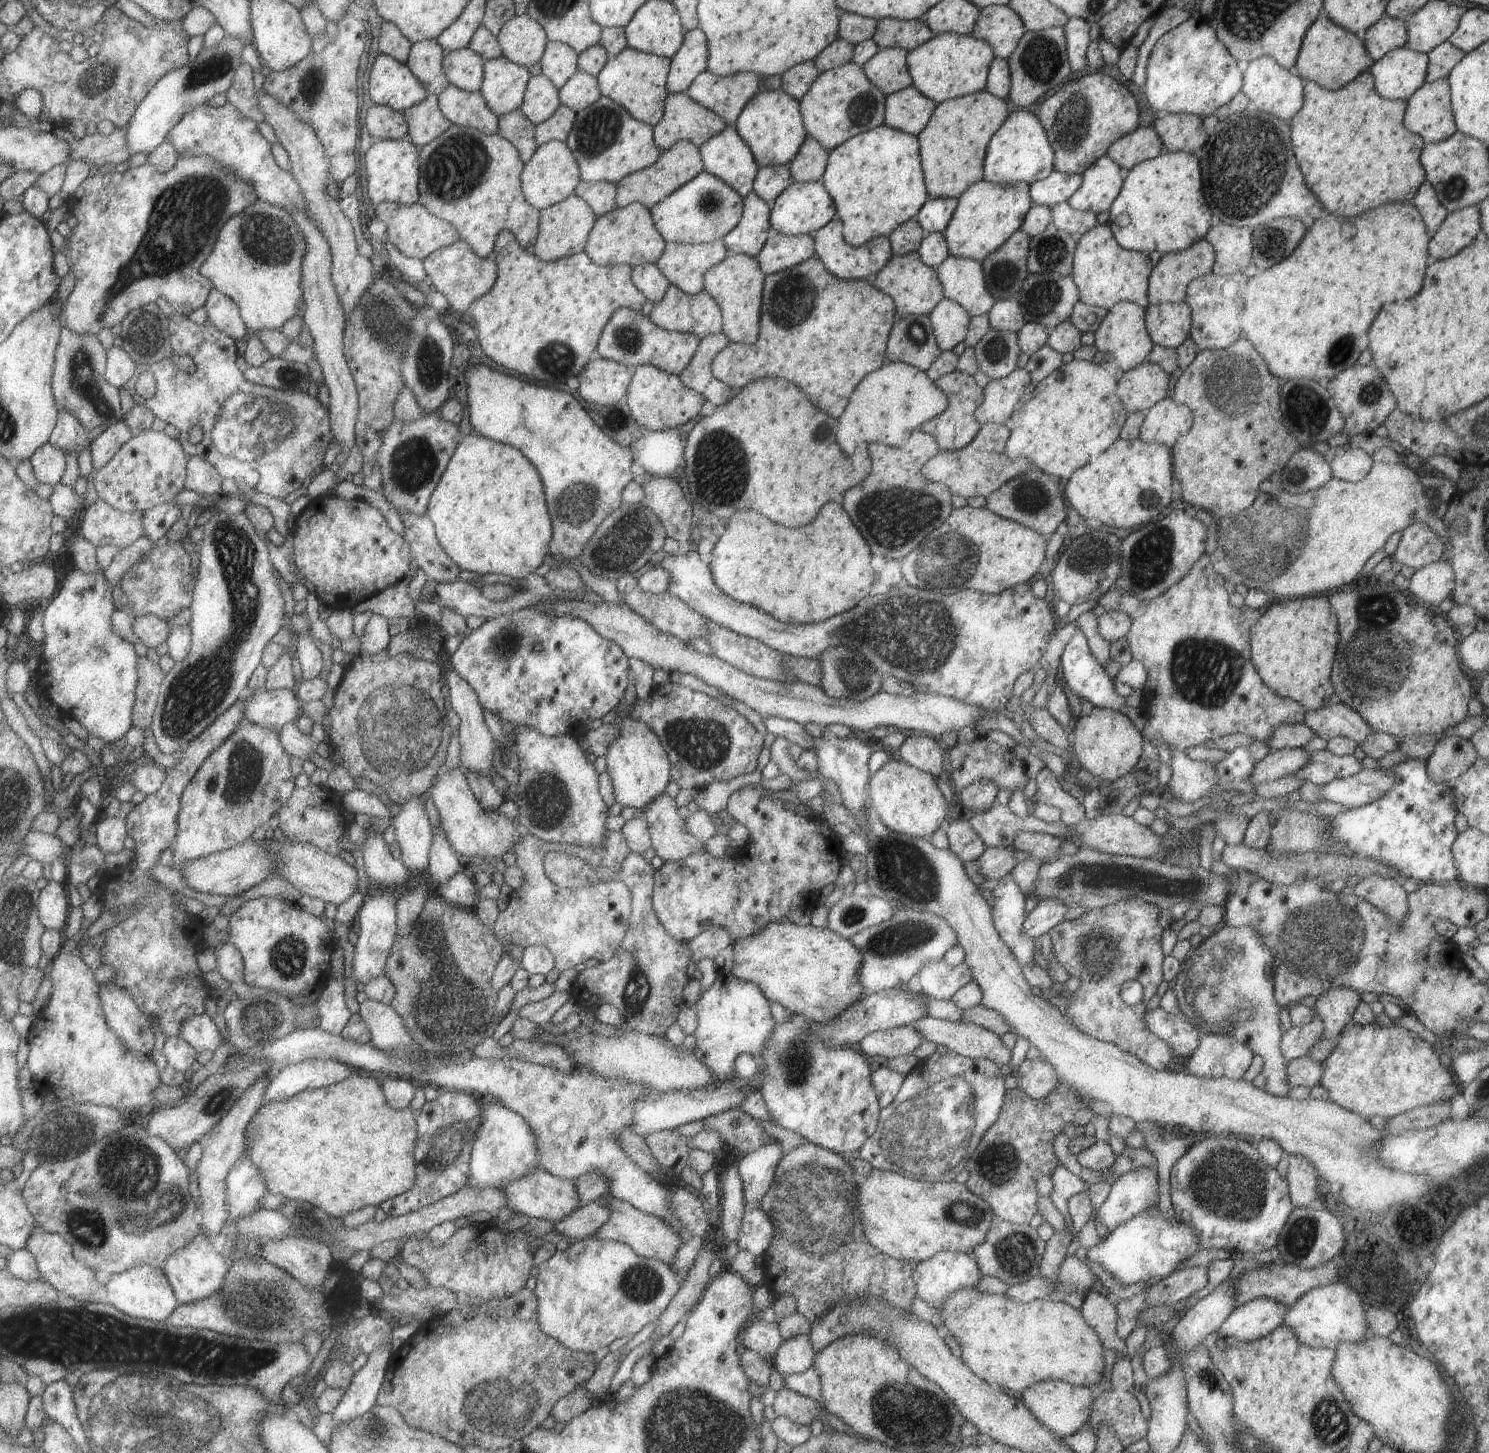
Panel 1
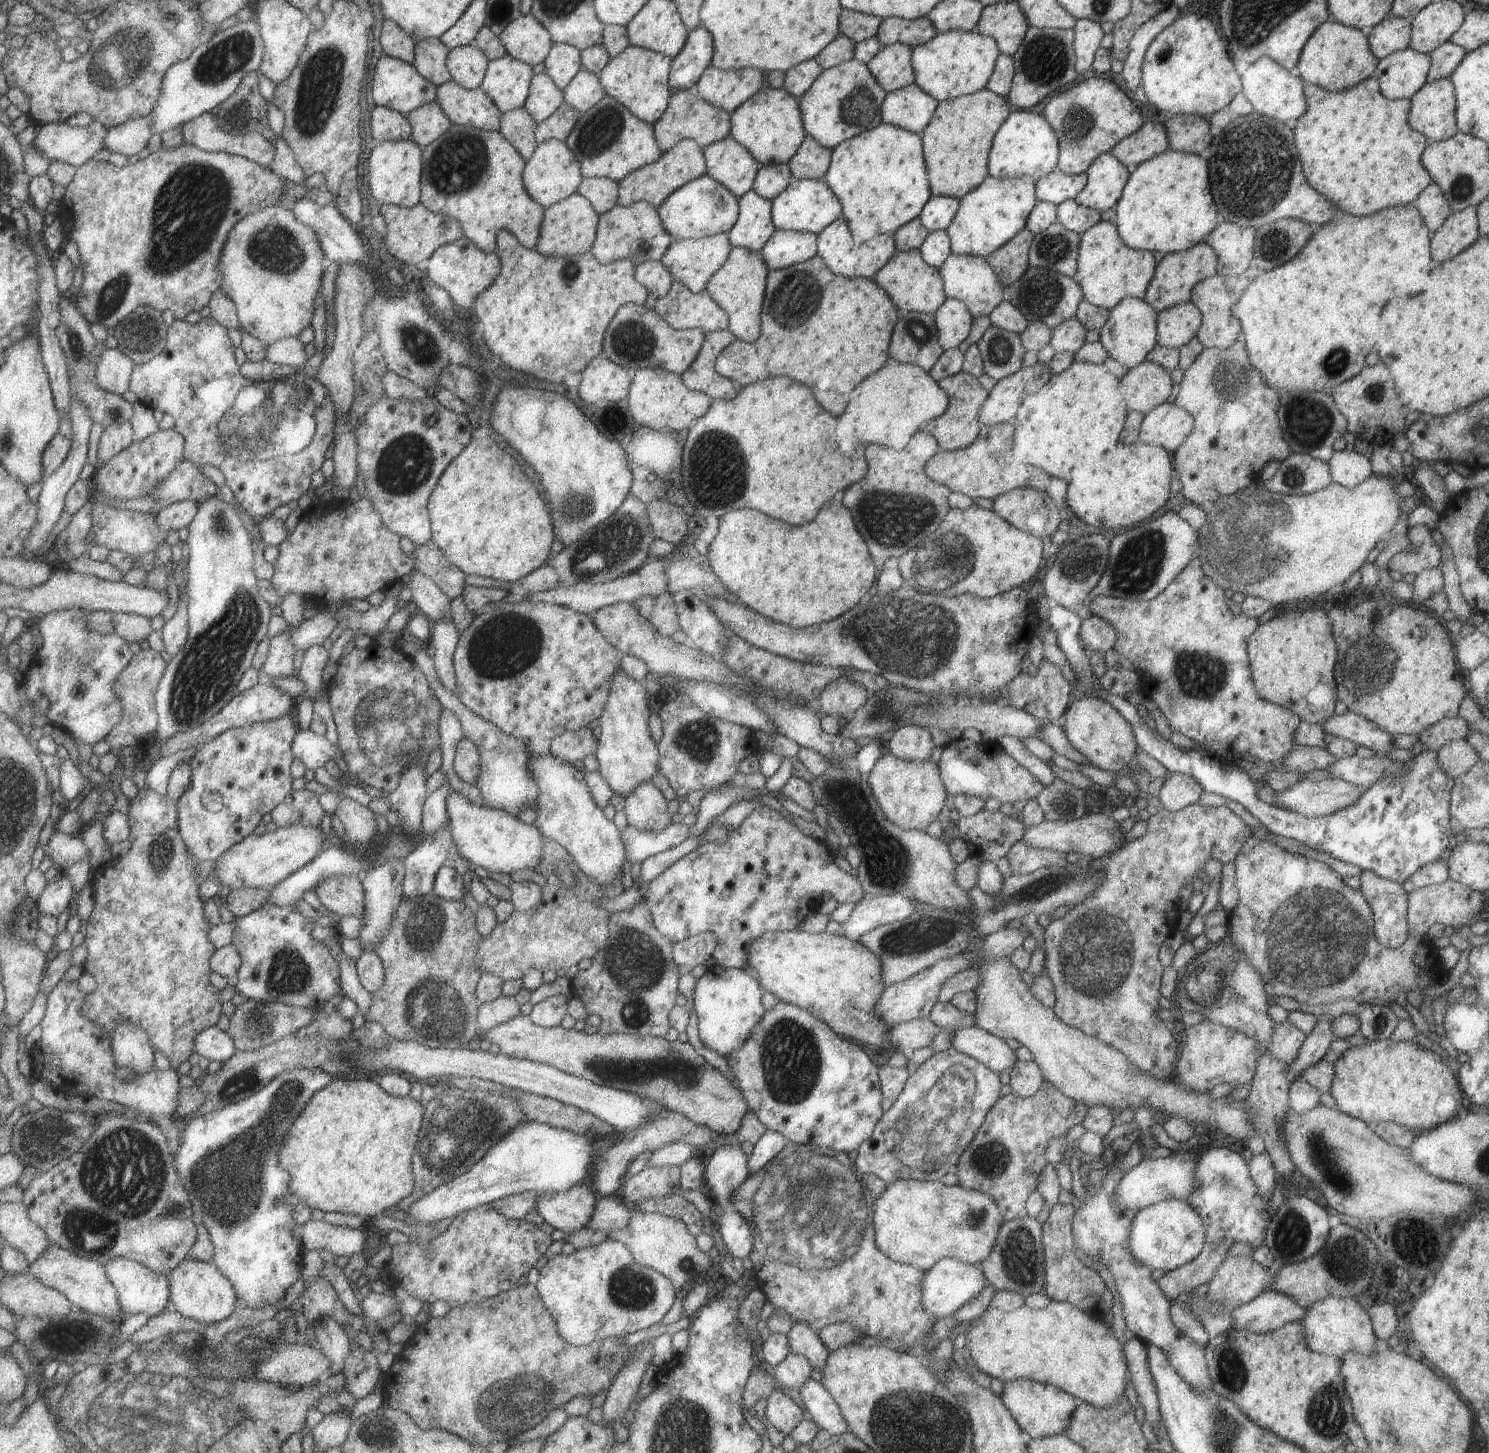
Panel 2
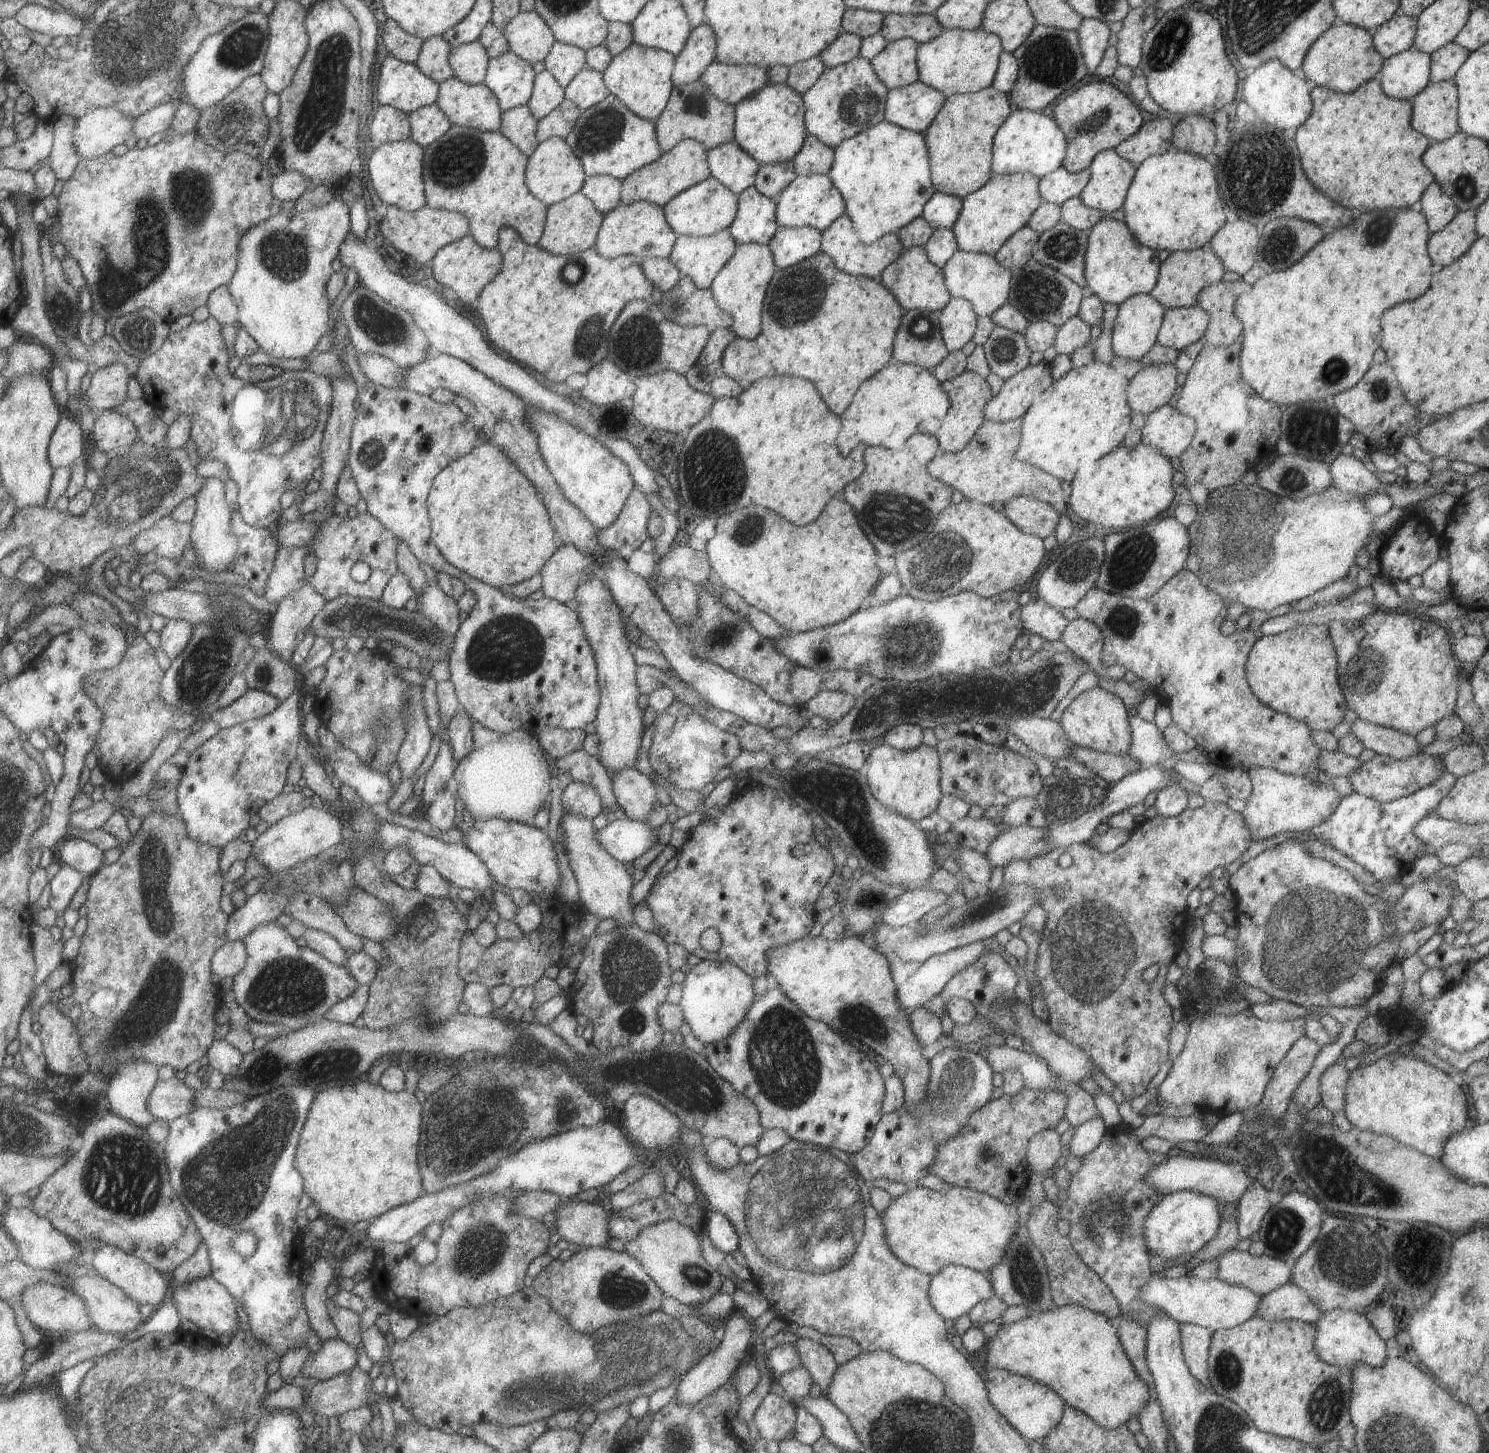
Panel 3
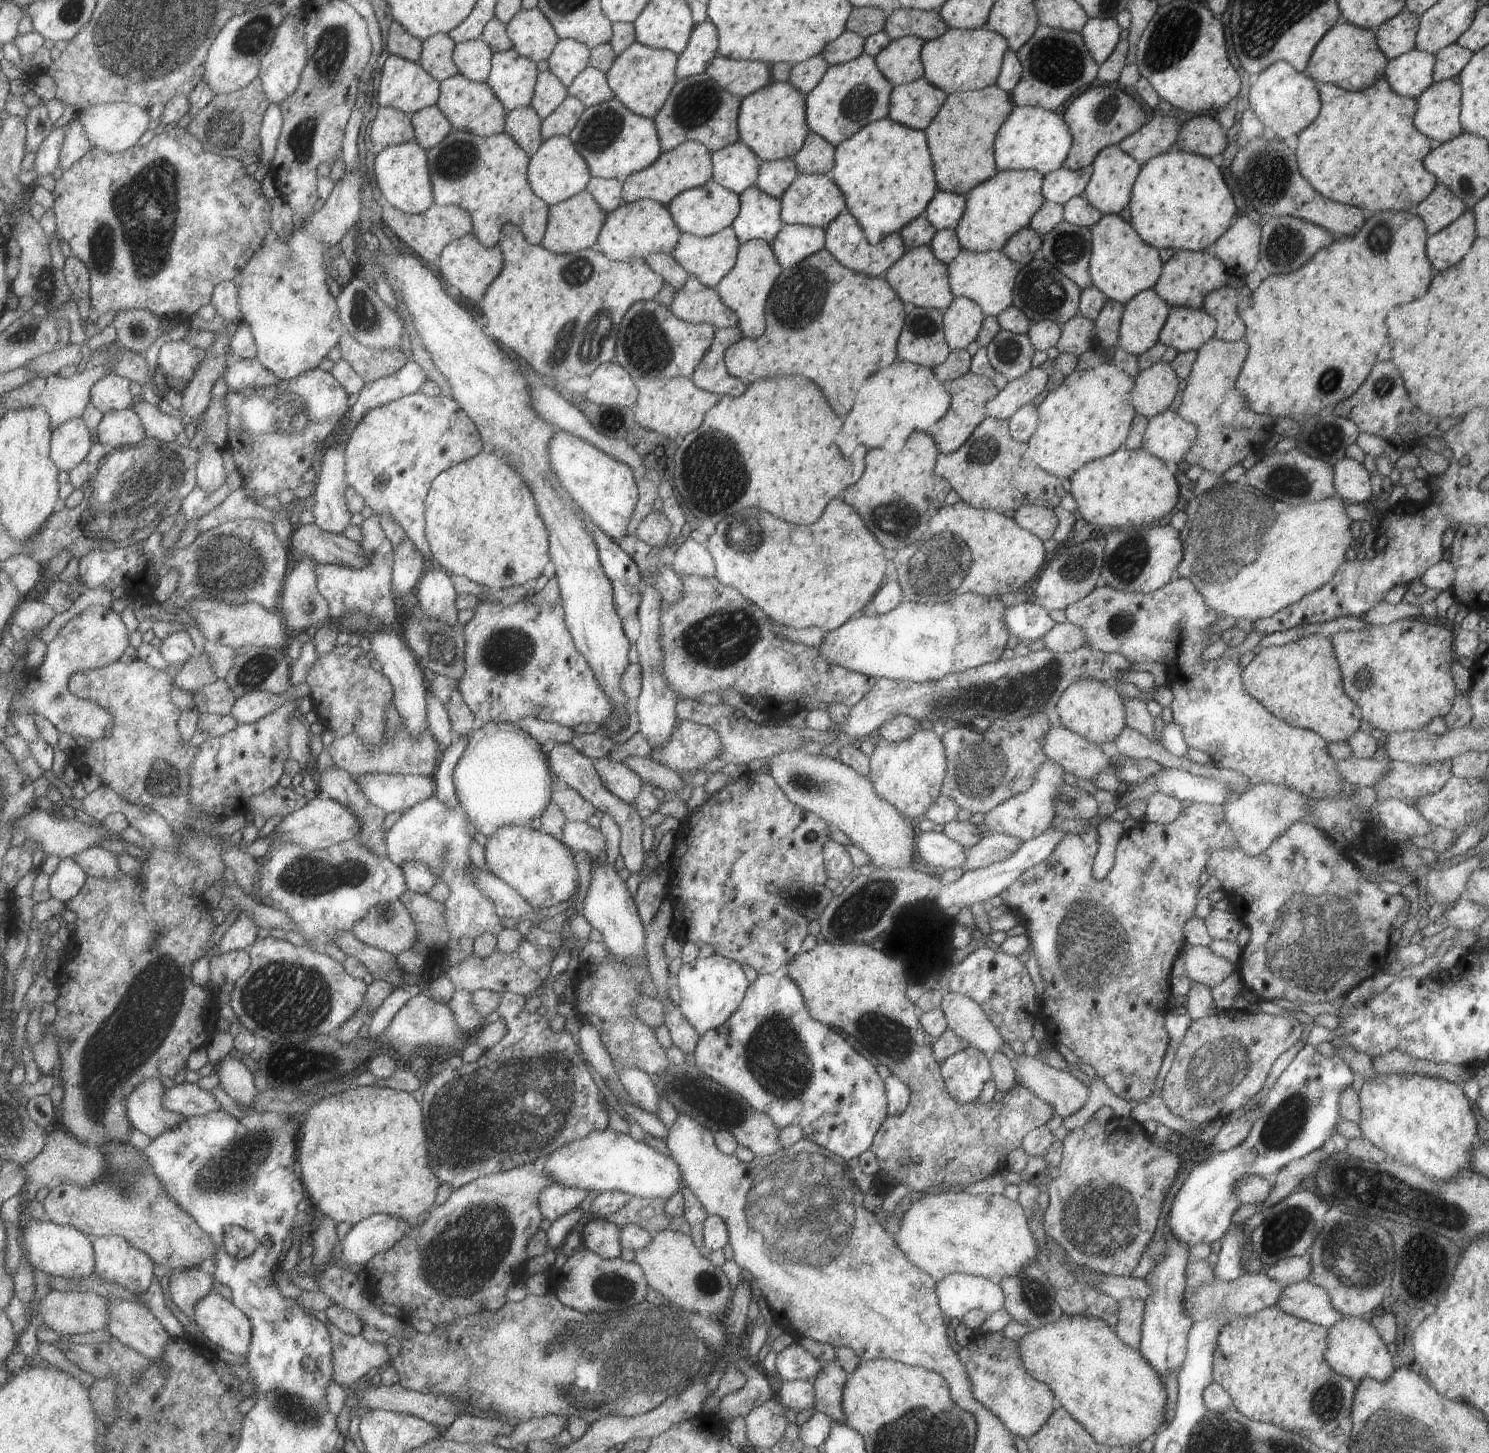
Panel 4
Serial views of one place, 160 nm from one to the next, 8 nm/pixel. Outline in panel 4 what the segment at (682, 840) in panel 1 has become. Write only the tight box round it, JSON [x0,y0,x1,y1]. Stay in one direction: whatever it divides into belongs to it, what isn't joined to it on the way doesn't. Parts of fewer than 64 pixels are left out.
[593,758,644,804]

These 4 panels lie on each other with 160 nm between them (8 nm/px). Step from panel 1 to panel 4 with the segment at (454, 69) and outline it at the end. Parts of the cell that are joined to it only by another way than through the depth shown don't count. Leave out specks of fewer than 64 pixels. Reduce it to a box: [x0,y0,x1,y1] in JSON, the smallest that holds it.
[453,36,492,83]

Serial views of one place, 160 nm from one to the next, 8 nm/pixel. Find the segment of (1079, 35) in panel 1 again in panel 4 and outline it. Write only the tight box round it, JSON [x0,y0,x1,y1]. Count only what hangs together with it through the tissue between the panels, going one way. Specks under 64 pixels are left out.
[1080,19,1121,66]

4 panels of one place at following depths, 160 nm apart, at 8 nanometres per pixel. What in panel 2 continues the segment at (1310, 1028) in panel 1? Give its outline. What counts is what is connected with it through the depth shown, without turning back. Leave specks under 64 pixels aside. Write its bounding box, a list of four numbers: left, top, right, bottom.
[1267,1022,1305,1064]

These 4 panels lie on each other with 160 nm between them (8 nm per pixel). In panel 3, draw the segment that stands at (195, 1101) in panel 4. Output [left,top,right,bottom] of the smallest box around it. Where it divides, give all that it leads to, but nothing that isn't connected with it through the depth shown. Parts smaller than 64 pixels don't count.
[147,1076,195,1121]

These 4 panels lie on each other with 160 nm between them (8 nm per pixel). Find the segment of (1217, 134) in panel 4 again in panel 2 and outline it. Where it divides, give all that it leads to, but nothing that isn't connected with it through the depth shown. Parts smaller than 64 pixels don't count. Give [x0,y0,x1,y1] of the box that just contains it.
[1163,115,1209,155]

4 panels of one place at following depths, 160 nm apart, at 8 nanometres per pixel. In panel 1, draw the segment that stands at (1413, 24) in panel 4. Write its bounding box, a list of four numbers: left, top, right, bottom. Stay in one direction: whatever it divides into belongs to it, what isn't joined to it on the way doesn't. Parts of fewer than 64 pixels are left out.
[1362,12,1406,61]

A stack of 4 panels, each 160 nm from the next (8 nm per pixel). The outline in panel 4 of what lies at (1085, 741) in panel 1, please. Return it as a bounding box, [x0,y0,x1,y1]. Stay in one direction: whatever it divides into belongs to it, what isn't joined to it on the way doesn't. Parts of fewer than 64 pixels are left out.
[1054,678,1125,745]

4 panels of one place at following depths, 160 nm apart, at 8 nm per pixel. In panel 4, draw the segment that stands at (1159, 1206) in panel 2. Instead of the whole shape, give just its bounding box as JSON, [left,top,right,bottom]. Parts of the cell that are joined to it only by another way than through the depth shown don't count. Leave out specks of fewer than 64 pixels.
[1167,1045,1353,1247]

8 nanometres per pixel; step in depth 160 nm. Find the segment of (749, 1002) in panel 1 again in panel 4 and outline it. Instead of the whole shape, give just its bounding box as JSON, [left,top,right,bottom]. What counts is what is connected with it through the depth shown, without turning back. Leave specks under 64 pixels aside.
[675,954,749,1036]

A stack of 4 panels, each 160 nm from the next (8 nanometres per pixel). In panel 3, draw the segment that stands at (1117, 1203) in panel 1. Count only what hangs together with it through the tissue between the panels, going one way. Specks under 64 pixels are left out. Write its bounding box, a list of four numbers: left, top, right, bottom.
[1145,1151,1254,1203]

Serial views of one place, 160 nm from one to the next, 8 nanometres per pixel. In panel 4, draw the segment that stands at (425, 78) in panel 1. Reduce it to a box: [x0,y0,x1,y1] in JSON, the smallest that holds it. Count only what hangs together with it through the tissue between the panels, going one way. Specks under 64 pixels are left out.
[419,33,457,82]

